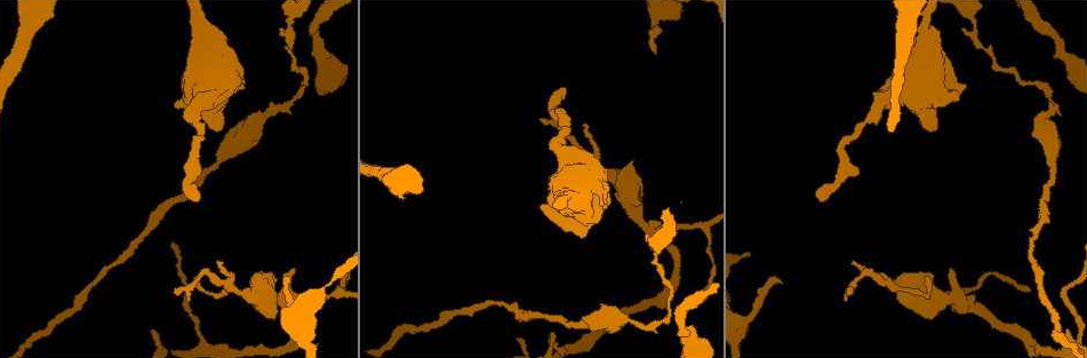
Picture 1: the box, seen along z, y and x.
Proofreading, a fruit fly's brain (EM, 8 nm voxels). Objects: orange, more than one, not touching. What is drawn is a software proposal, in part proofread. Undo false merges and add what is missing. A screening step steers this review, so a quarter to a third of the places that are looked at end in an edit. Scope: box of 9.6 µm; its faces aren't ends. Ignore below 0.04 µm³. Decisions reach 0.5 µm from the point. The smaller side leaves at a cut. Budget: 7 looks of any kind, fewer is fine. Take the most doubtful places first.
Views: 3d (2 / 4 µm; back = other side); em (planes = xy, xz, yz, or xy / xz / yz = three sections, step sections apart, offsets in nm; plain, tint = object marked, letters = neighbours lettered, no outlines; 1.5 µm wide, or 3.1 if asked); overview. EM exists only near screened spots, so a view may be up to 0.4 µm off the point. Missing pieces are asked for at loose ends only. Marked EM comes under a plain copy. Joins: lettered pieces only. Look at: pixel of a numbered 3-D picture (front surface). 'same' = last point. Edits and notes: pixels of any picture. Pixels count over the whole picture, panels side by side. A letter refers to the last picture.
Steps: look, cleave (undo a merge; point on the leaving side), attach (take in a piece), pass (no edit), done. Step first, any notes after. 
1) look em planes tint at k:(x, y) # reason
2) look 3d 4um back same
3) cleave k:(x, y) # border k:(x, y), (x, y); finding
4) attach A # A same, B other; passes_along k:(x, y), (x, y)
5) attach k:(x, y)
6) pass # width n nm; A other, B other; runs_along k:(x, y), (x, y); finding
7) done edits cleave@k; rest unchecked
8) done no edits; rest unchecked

look em planes letters at 1:(818, 199) # end of a long branch

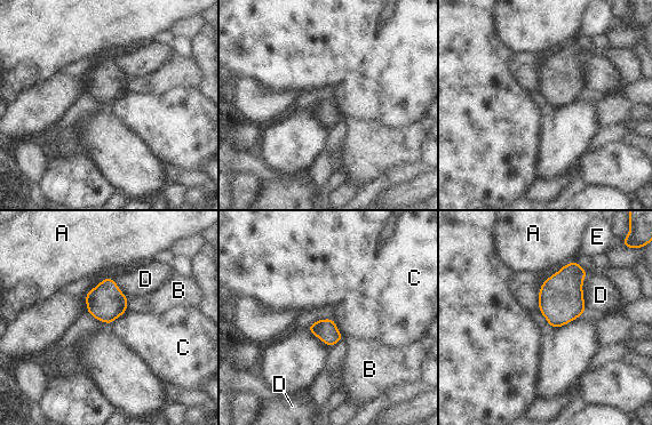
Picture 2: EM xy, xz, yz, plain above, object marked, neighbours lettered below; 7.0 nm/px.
pass # A other, B other, C other, D other, E other; border 2:(332, 318), (336, 329), (344, 337); none of them fits

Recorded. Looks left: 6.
look 3d 4um at 1:(289, 283) # tapers out

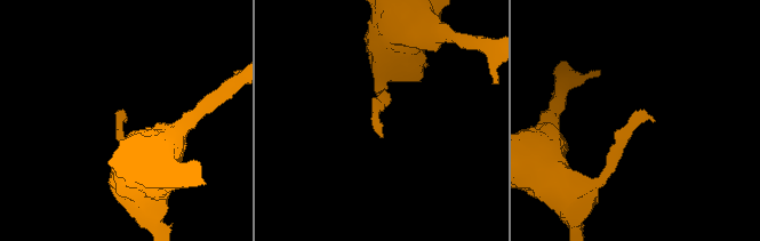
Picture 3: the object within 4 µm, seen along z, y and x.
look em yz step 4 letters at 3:(127, 120)

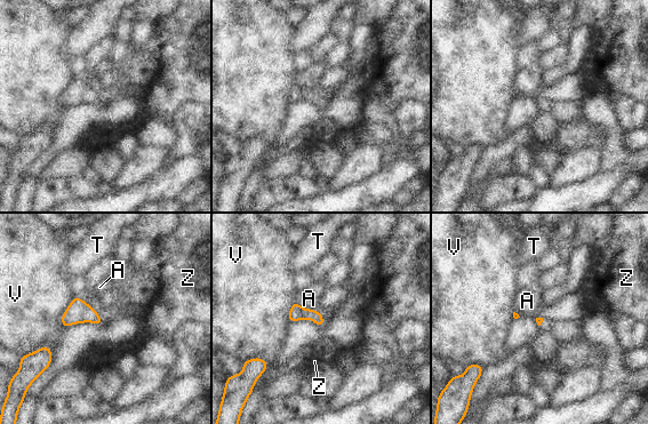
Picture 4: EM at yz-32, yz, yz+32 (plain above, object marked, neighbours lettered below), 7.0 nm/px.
pass # A other, T other, V other, Z other; border 4:(98, 313), (104, 324); no lettered piece goes on from it

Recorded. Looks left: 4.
look 3d 2um at 1:(294, 270) # free end

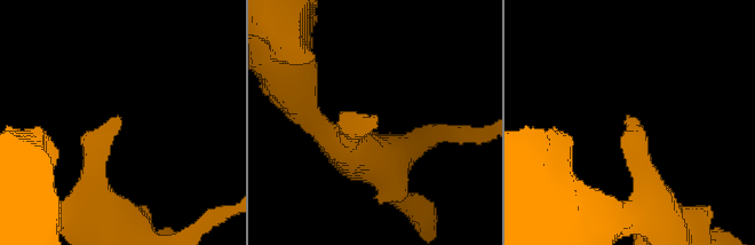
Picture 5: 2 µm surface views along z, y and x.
look em planes tint at 5:(634, 118)

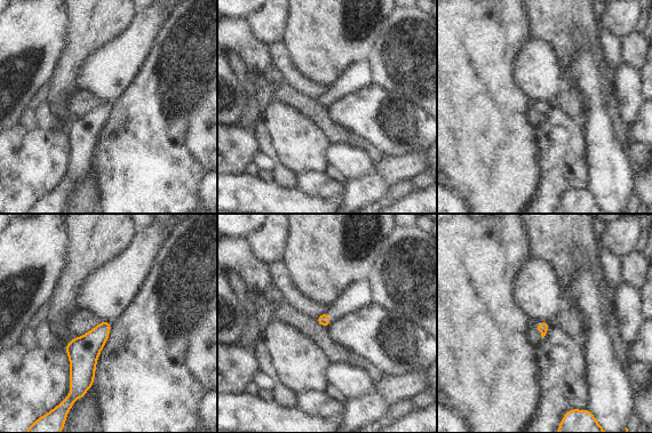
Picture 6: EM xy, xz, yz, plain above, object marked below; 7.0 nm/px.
look em planes letters same # see the neighbours

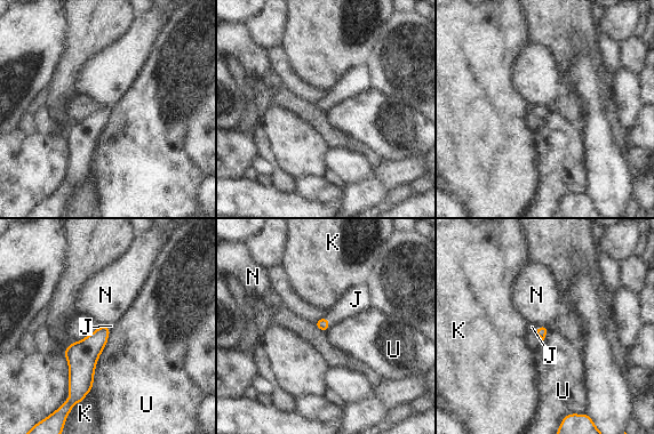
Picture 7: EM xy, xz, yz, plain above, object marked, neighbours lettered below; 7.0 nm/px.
attach J # J same, K other, N other, U other; passes_along 7:(322, 323), (328, 322), (356, 299); the neuron continues

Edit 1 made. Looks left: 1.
done edits attach@7; rest unchecked

